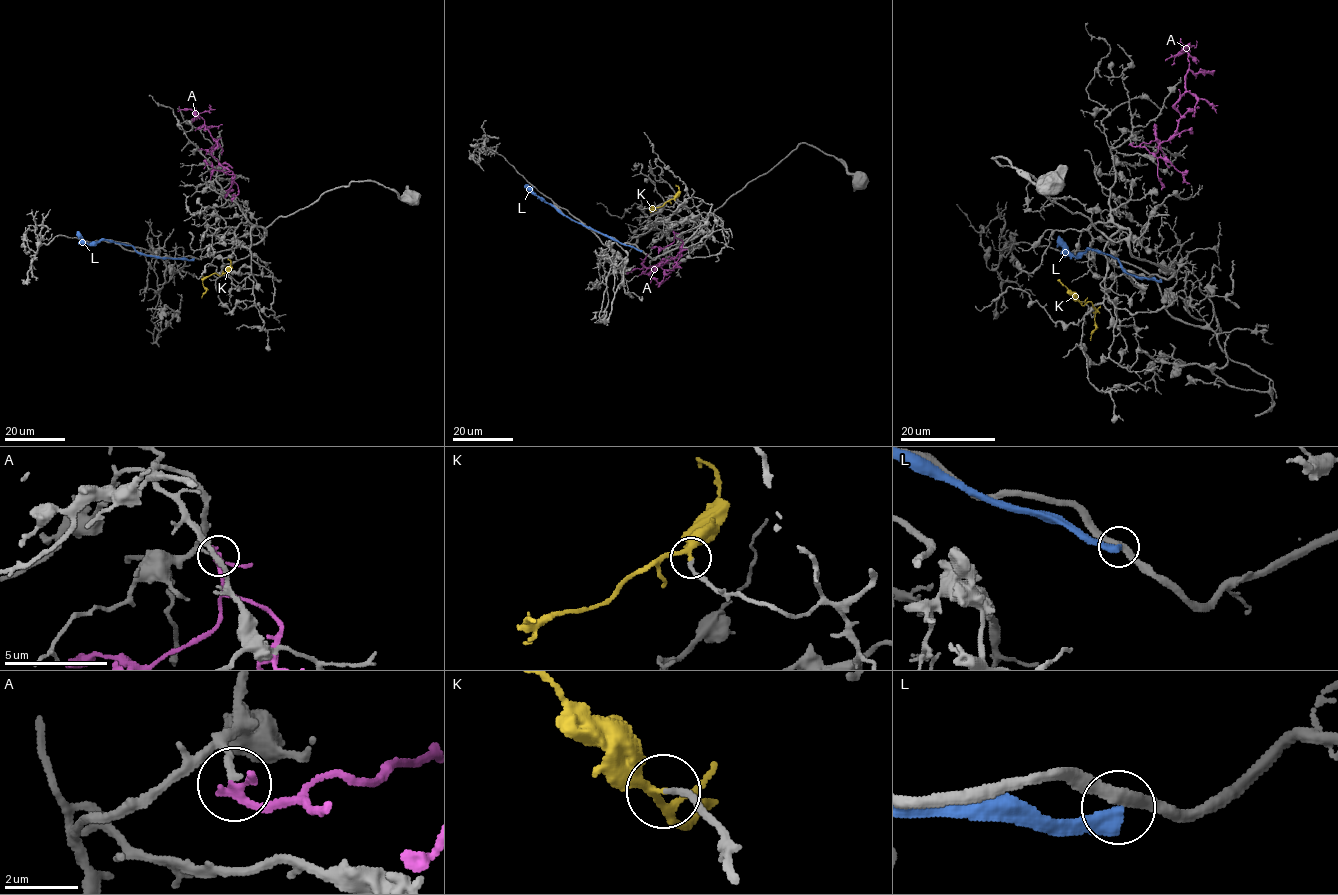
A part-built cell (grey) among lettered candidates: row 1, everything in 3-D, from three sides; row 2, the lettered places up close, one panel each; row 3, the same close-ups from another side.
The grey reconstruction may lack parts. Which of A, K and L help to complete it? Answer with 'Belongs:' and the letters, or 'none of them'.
Belongs: K

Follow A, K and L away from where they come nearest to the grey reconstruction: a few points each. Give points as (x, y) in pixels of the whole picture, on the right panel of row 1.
A: (1131, 144), (1156, 152), (1175, 132), (1181, 115), (1176, 101), (1186, 89), (1186, 49), (1195, 47), (1196, 41)
K: (1080, 301), (1082, 305), (1091, 302), (1094, 310), (1095, 329), (1089, 340)
L: (1161, 278), (1138, 278), (1125, 271), (1117, 259), (1092, 250), (1074, 255), (1059, 235)

